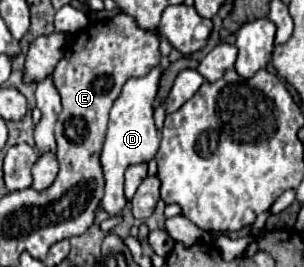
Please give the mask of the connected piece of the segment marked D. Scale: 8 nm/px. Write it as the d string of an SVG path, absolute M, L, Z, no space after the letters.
M153 68L147 76L141 78L129 78L115 100L107 126L105 144L101 148L101 166L105 174L105 196L103 196L103 208L107 214L117 216L127 204L127 198L123 194L123 172L131 164L149 162L159 148L159 132L153 122L153 100L159 88L161 80L161 68Z

